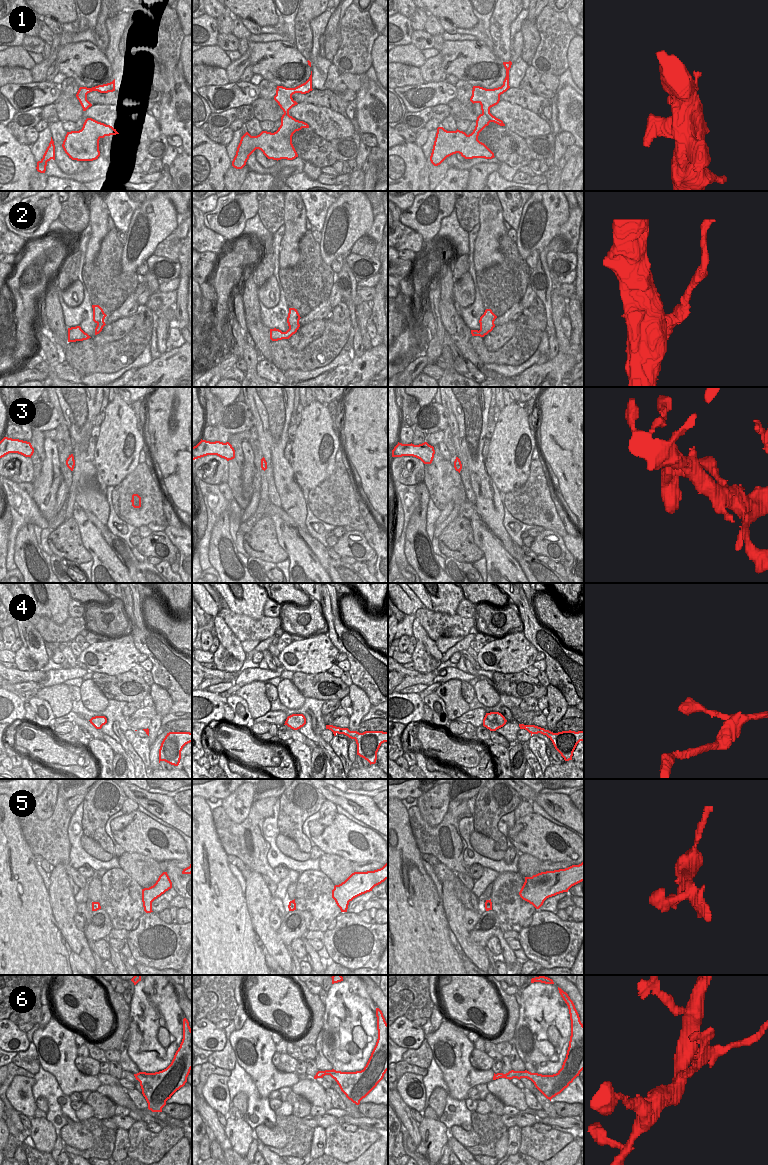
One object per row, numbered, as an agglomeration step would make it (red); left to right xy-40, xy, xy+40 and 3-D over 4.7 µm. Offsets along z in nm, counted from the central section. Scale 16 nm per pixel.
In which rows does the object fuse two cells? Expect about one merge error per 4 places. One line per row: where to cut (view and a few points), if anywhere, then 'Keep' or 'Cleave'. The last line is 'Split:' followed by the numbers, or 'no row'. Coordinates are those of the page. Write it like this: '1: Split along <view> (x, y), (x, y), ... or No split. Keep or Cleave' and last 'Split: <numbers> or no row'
1: No split. Keep
2: Split along xy (283, 332), (289, 337). Cleave
3: No split. Keep
4: No split. Keep
5: No split. Keep
6: Split along xy+40 (523, 1071), (524, 1077). Cleave
Split: 2, 6.

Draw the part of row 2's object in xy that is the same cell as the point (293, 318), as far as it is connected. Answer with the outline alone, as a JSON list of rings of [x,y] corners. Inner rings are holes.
[[[289,308],[289,313],[287,317],[287,323],[289,326],[289,329],[284,332],[286,337],[291,337],[293,334],[297,332],[297,330],[300,327],[299,320],[300,320],[300,315],[295,308]]]

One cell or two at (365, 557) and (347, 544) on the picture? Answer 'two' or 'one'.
one

